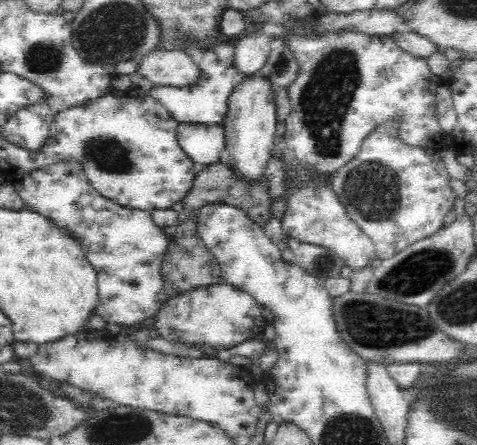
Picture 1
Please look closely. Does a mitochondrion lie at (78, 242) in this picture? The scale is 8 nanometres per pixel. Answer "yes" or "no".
no

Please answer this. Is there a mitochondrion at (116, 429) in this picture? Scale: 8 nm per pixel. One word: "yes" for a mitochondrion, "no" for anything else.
yes

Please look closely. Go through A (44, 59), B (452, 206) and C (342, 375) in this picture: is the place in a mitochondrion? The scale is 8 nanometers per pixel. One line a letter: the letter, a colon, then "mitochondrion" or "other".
A: mitochondrion
B: other
C: other

